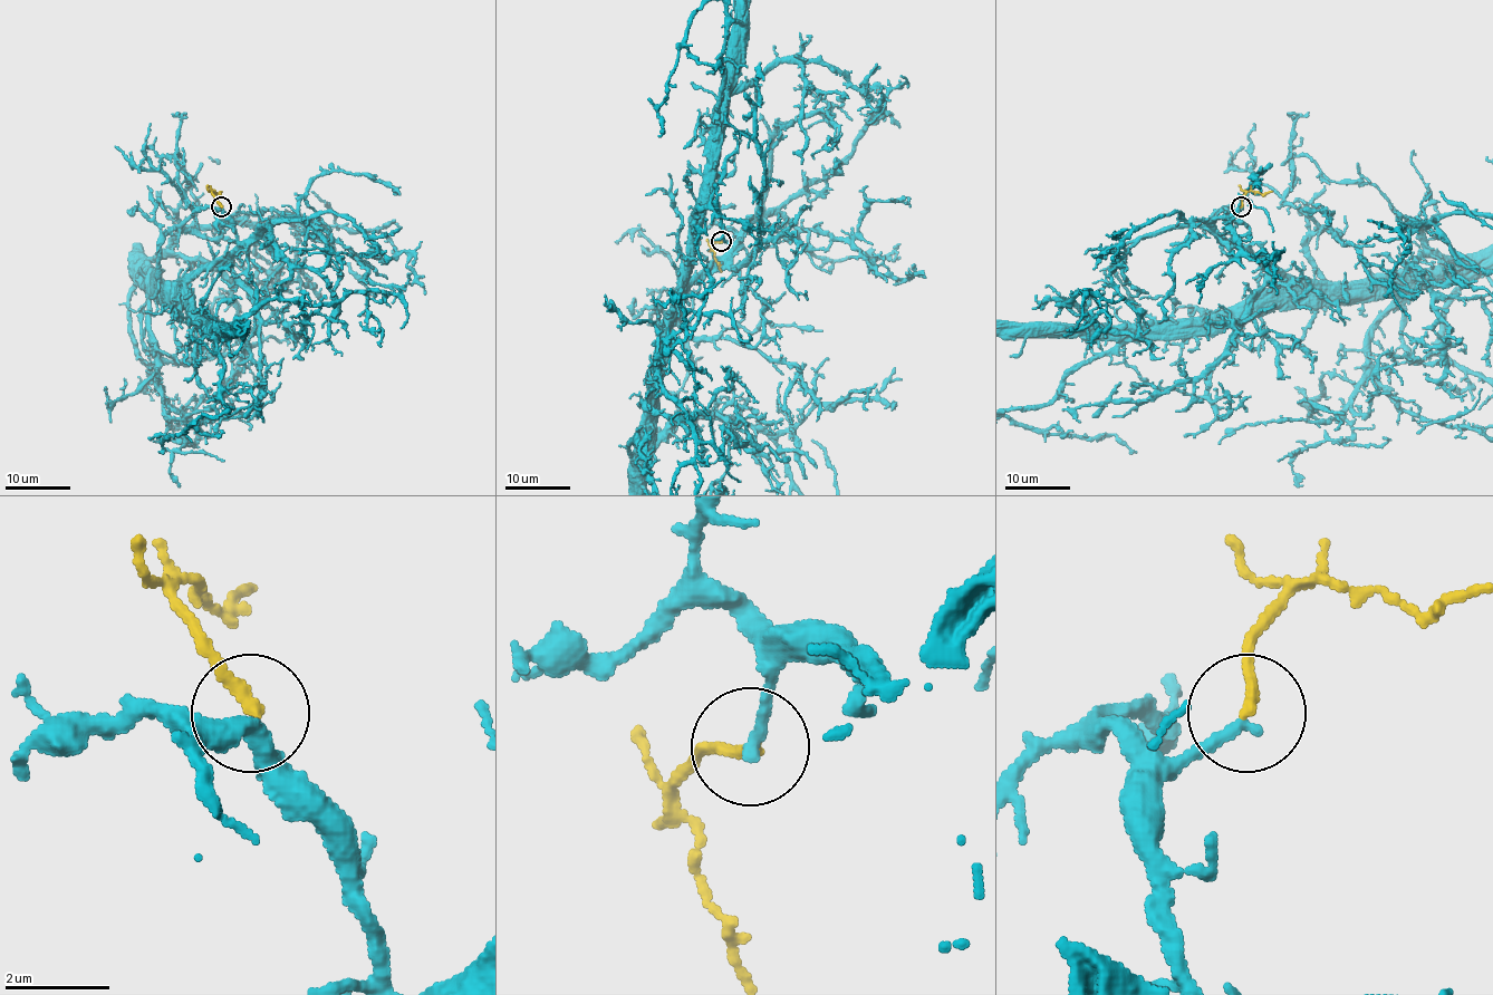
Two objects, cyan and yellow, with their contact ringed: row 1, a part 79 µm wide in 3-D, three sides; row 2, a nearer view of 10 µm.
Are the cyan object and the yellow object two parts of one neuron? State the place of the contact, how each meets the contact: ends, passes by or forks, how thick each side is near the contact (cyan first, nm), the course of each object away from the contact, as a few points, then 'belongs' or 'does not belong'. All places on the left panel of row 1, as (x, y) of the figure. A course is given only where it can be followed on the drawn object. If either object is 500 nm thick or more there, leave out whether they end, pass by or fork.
place (221, 206); cyan ends; yellow ends; calibres 240 and 240 nm; course yellow (221, 206), (212, 192), (221, 192); belongs

